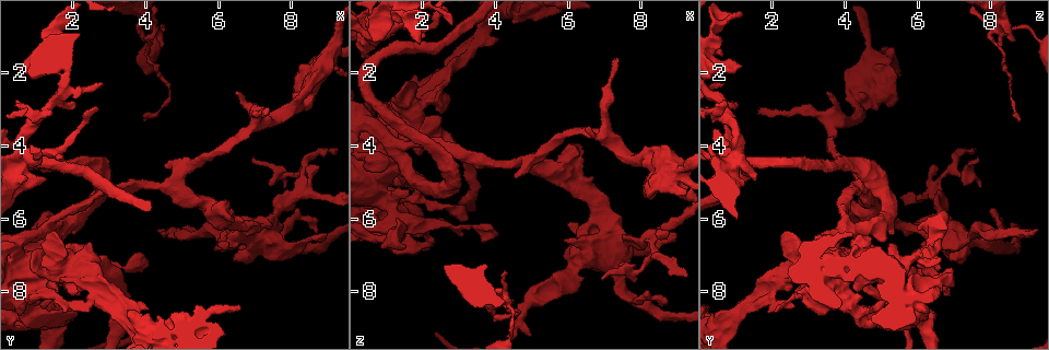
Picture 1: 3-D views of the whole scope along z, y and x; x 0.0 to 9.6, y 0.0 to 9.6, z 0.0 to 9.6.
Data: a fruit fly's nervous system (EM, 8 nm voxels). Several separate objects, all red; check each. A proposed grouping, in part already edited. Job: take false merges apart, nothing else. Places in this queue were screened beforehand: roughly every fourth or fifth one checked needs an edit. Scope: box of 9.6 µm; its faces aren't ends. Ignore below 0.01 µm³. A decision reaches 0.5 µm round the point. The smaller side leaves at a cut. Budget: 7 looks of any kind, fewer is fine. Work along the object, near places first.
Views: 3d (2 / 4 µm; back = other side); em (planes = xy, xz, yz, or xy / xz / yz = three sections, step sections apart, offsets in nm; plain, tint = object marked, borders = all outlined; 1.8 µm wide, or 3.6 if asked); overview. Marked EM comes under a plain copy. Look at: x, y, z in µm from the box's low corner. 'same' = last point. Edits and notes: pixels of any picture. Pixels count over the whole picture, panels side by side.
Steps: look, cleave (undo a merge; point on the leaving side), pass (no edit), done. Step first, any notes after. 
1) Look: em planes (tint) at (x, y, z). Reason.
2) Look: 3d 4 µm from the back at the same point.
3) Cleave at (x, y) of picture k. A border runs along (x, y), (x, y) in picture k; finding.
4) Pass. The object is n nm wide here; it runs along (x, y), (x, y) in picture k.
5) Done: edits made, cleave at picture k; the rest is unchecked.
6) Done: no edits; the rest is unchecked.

Look: em xy step 8 (tint) at (1.15, 3.25, 0.75). Abrupt turn.

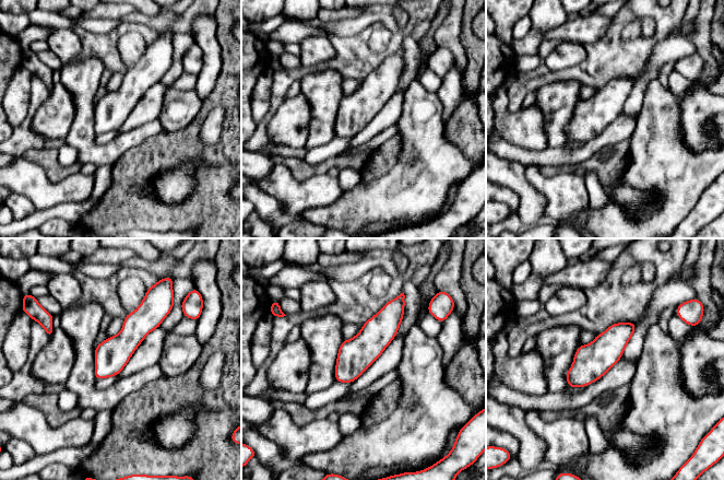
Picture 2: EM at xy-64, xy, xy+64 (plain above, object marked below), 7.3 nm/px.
Look: em planes (tint) at the same point. Another direction.

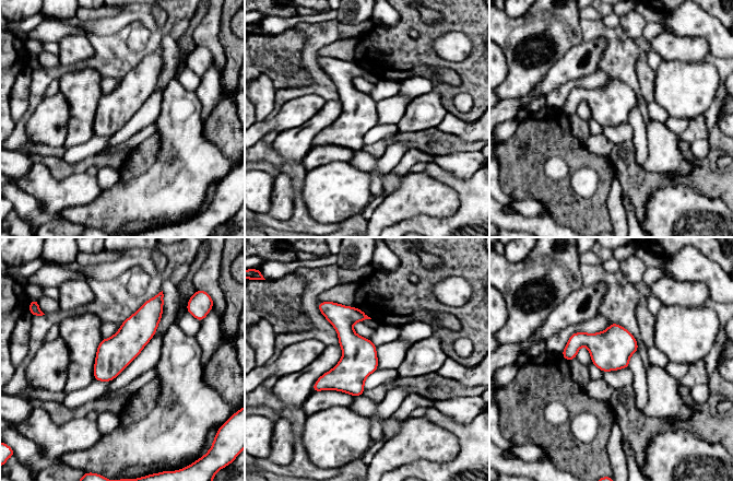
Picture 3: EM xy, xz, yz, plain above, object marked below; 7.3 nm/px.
Pass. It runs along (156, 304), (144, 323), (97, 377) in picture 3; all the same neuron.

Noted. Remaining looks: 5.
Look: 3d 4 µm at (4.25, 0.80, 8.15).

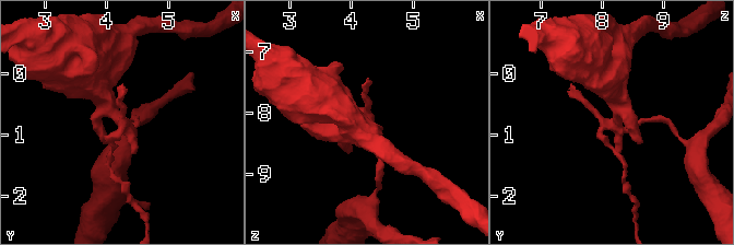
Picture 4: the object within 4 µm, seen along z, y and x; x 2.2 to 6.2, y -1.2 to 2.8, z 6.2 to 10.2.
Look: em xy step 4 (tint) at (4.25, 0.80, 8.20). Need the tissue.

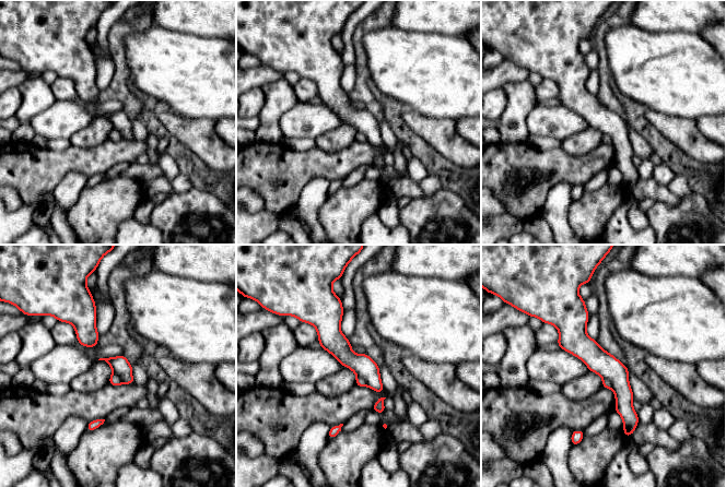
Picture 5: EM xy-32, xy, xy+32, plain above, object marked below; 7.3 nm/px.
Look: em planes (borders) at the same point. Cut it another way.

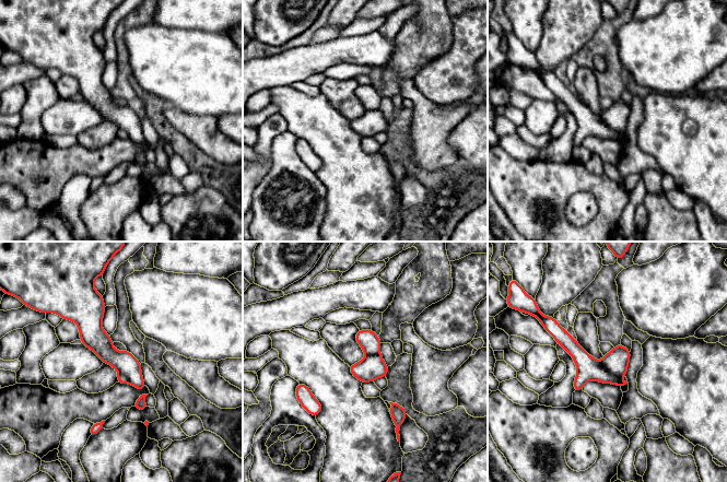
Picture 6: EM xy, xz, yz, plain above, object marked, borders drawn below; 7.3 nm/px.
Cleave at (588, 368) of picture 6. A border runs along (600, 365), (620, 378) in picture 6; two neurons meet here.

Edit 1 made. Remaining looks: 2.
Look: em yz step 8 (tint) at (3.80, 8.85, 0.60). Calibre changes.

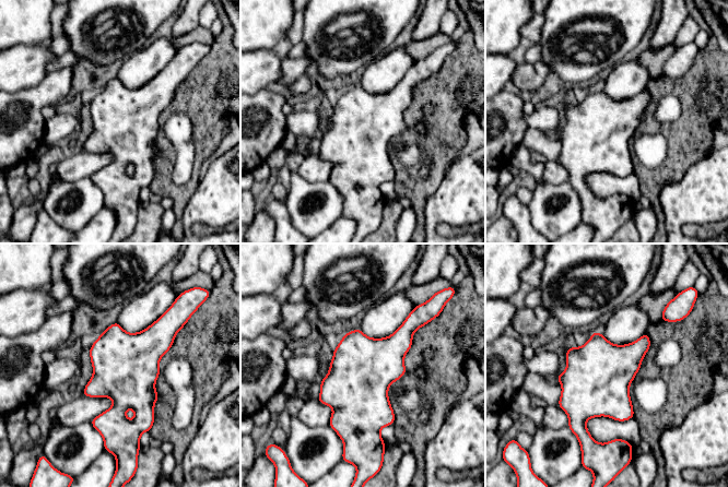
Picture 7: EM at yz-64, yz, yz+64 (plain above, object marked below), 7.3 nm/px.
Pass. The object is 480 nm wide here; one neuron here.

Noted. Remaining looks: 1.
Done: edits made, cleave at picture 6; the rest is unchecked.

